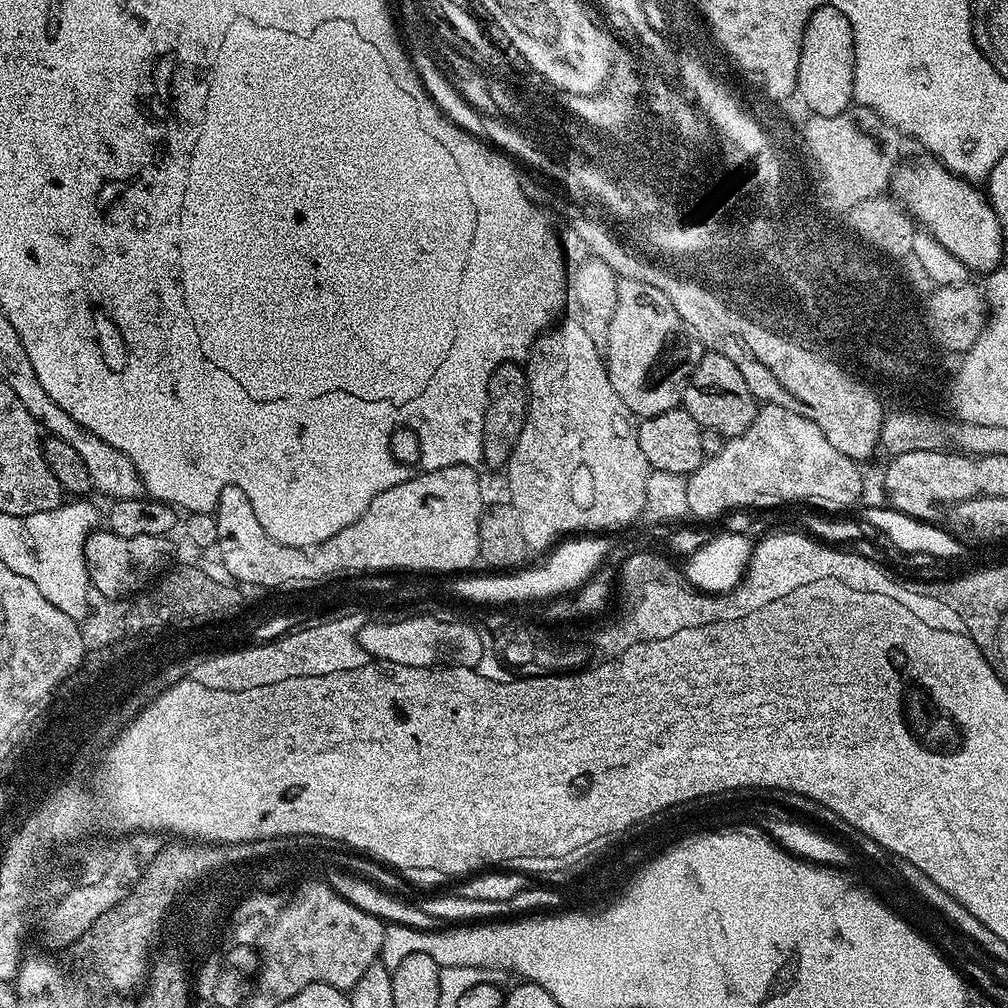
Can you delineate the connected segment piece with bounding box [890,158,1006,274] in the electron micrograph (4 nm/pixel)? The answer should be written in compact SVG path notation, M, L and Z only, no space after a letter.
M923 159L901 163L897 167L892 174L891 195L904 205L909 216L923 231L929 232L939 244L946 246L946 250L973 273L987 274L1001 267L1006 238L987 195L981 189L979 192L975 183L955 176L939 160Z

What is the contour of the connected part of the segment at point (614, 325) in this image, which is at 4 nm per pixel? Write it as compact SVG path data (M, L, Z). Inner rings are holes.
M620 280L618 286L618 306L614 306L614 318L610 318L610 342L606 349L608 377L618 390L618 398L626 402L633 417L643 418L657 416L671 408L681 407L684 398L684 387L698 362L704 357L706 349L698 337L678 318L670 298L662 294L655 286L646 286L646 282Z

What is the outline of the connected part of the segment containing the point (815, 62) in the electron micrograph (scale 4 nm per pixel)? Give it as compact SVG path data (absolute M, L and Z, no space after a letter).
M825 2L806 22L802 38L802 54L798 62L801 83L806 90L807 105L813 116L842 114L853 107L854 101L854 30L846 22L846 14L831 2Z

